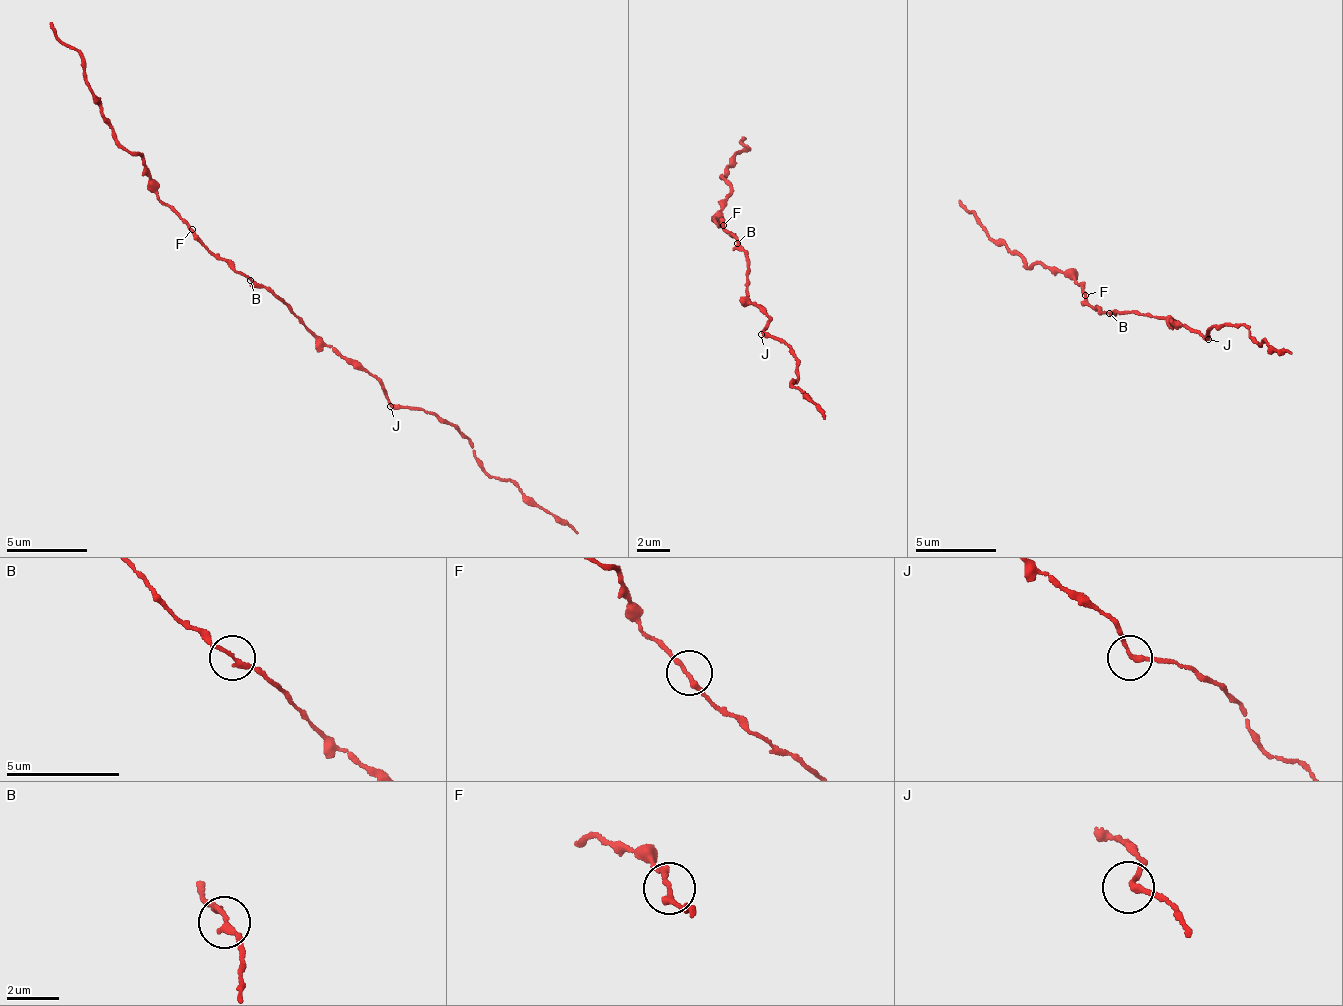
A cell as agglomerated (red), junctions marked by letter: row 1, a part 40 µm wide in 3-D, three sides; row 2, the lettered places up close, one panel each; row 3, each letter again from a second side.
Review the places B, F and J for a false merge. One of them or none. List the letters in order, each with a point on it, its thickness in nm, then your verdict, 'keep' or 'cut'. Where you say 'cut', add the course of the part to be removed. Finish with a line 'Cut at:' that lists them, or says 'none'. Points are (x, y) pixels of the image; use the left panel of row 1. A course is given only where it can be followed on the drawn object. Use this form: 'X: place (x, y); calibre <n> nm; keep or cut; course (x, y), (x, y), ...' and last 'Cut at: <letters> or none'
B: place (250, 280); calibre 190 nm; keep
F: place (192, 229); calibre 200 nm; cut; course (191, 230), (158, 196), (139, 155), (130, 152), (112, 133), (89, 86), (81, 54), (50, 22)
J: place (390, 406); calibre 190 nm; keep
Cut at: F

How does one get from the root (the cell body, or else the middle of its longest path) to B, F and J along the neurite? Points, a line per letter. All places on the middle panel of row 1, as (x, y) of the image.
B: (747, 267), (743, 249), (737, 243)
F: (747, 267), (742, 244), (723, 228), (722, 224)
J: (747, 267), (748, 301), (768, 318), (768, 325), (761, 334)

